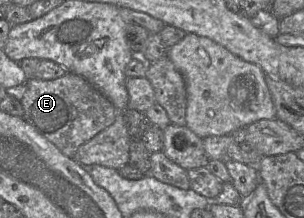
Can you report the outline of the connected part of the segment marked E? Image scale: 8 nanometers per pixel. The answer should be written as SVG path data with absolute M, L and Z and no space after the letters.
M67 72L60 78L30 78L21 99L24 120L62 154L74 158L78 148L114 123L118 110L101 92L80 75Z

